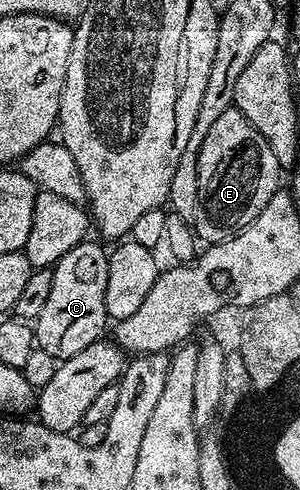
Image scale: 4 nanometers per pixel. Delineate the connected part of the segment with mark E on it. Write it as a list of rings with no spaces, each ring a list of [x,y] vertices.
[[[234,106],[211,125],[207,137],[203,137],[203,149],[199,149],[197,160],[201,212],[195,231],[206,244],[222,243],[251,225],[251,221],[263,213],[263,205],[267,205],[279,190],[277,178],[283,175],[283,168],[275,161],[271,145],[263,141],[263,133],[259,133],[259,129],[255,129],[255,125]]]

